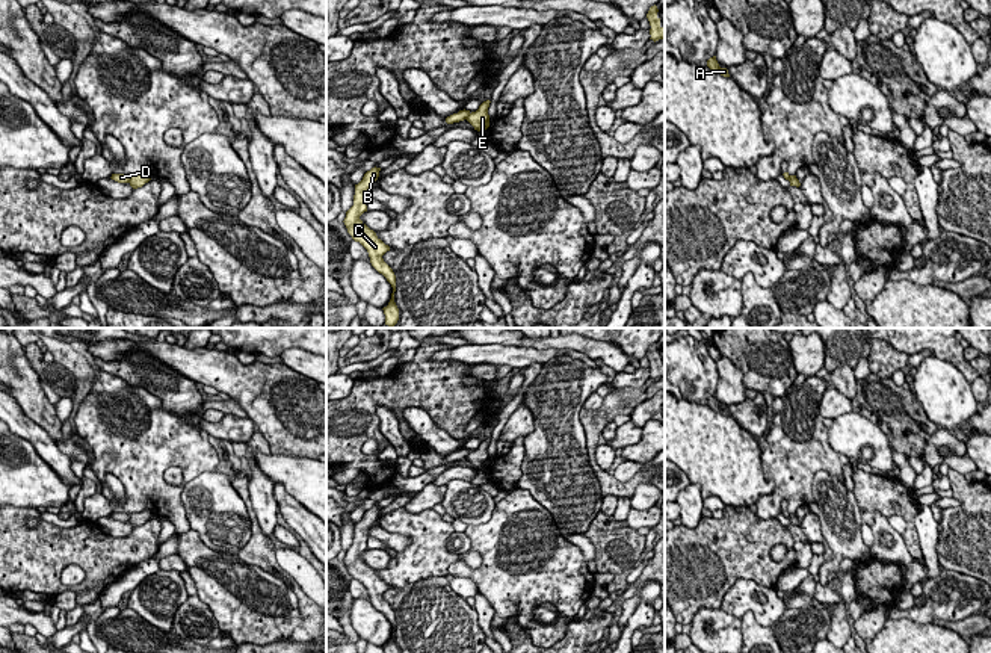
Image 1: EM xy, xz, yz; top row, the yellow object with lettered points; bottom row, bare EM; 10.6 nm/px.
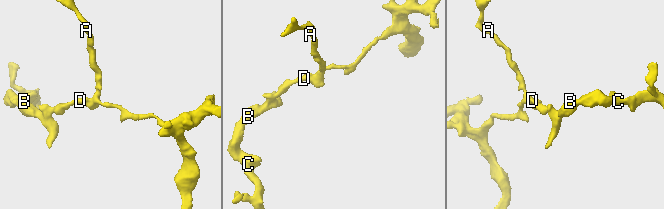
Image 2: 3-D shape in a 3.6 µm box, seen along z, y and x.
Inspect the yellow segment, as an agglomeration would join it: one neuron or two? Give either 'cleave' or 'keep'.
cleave

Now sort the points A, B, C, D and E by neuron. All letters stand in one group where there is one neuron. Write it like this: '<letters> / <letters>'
A E / B C D

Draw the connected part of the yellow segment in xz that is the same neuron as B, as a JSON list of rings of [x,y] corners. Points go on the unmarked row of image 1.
[[[372,506],[363,515],[363,518],[355,523],[353,544],[346,550],[344,564],[347,571],[355,580],[360,580],[369,591],[372,605],[382,612],[393,626],[391,638],[387,645],[384,645],[384,653],[399,653],[399,647],[394,641],[396,630],[396,614],[393,608],[384,600],[382,594],[390,590],[373,568],[370,568],[360,555],[367,550],[367,534],[373,521],[379,515],[381,506]]]

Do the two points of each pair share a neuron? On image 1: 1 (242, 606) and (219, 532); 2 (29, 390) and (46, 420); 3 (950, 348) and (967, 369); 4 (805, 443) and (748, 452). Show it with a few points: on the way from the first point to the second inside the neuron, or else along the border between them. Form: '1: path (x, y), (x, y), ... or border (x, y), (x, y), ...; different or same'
1: border (195, 532), (209, 547), (236, 555); different
2: path (30, 398), (43, 413); same
3: path (953, 352), (963, 365); same
4: border (760, 451), (762, 470), (775, 484); different

